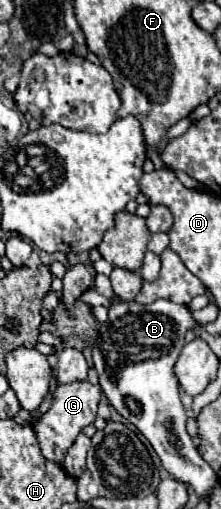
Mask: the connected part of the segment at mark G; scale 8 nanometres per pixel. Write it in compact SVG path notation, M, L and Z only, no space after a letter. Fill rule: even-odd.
M76 381L76 383L68 383L68 385L58 385L52 391L50 409L44 415L40 415L40 419L34 425L34 431L36 431L36 437L38 437L38 447L40 447L42 455L48 461L52 461L56 465L62 465L68 447L76 441L76 437L82 433L82 429L86 425L94 423L100 397L102 397L100 387L96 387L96 385L88 383L88 381Z

